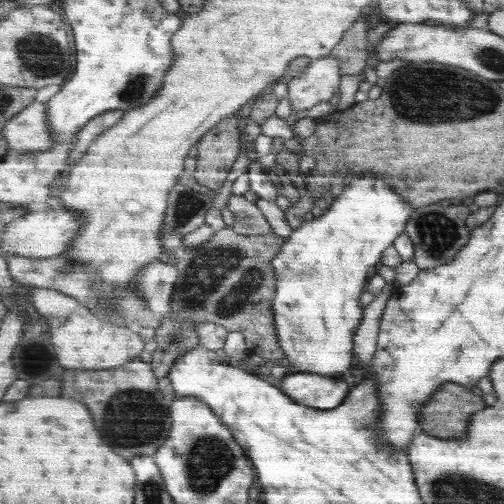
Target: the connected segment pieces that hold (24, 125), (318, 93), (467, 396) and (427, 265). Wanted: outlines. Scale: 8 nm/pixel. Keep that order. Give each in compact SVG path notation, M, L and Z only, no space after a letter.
M36 101L36 104L12 118L5 132L14 154L36 154L56 148L48 103Z
M328 56L312 60L298 78L286 82L292 112L302 112L320 102L328 102L338 90L340 73L340 59Z
M455 383L444 384L426 402L432 404L428 404L428 412L424 412L424 432L430 436L440 436L442 439L466 438L471 417L486 408L479 395L470 394L466 387Z
M430 204L424 208L414 208L404 230L411 237L414 245L413 262L419 271L437 268L450 263L456 257L456 254L468 243L471 235L465 223L470 213L466 205L442 208L438 204Z

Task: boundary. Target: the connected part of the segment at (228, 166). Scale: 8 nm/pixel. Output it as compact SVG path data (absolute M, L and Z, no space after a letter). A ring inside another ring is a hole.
M226 117L199 142L199 147L199 167L194 176L200 185L217 191L226 184L240 154L238 118Z

